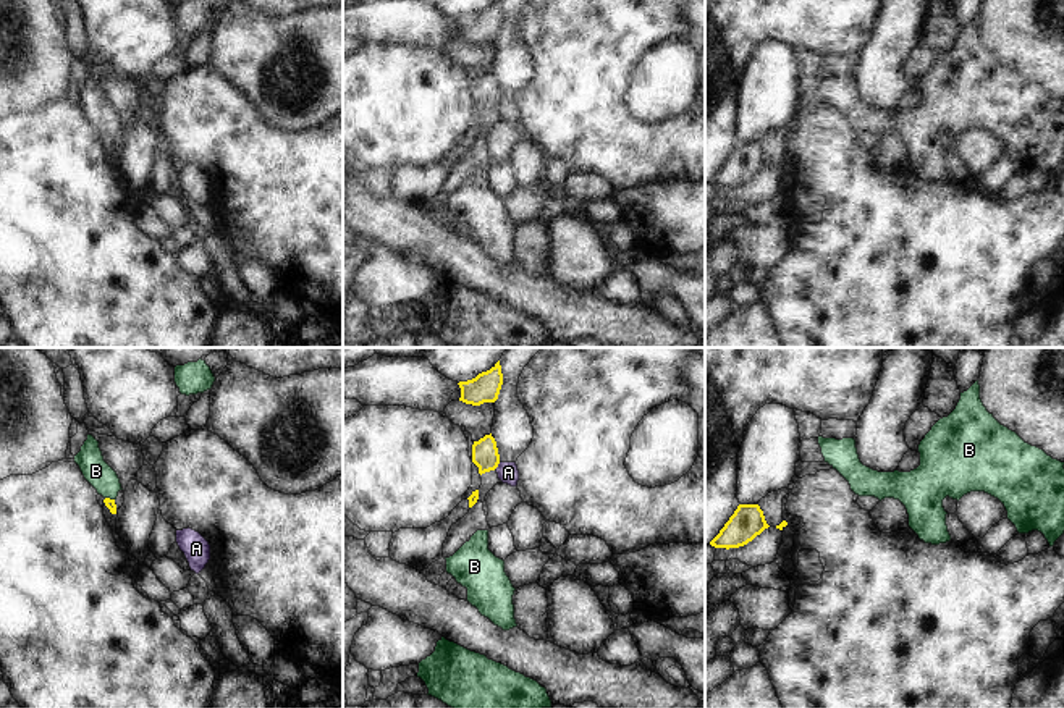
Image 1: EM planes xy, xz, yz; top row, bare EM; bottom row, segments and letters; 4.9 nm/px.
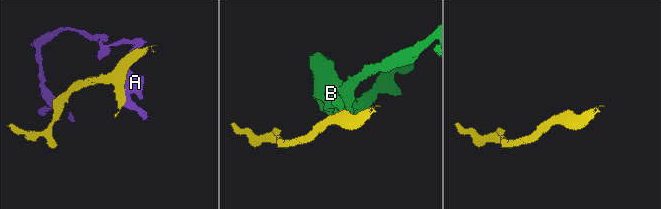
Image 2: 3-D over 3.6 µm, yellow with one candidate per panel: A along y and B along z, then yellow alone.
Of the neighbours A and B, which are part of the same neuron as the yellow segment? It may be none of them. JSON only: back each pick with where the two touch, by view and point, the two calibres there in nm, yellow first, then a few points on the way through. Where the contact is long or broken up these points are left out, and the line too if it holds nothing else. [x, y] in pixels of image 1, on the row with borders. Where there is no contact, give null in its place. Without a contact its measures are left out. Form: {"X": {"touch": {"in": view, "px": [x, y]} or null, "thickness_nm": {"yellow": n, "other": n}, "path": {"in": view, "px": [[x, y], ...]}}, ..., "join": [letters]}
{"join": []}

